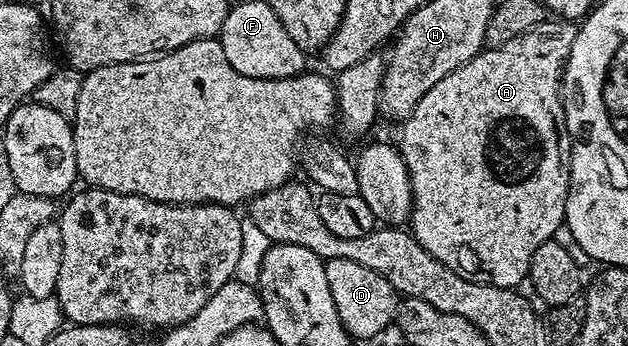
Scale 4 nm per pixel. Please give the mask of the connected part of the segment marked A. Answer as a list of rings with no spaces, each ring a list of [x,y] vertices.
[[[549,19],[540,29],[532,29],[530,33],[519,35],[515,39],[511,39],[502,45],[494,45],[492,47],[482,48],[476,57],[472,57],[467,63],[463,63],[463,67],[459,67],[455,71],[451,71],[451,75],[447,75],[443,79],[439,79],[439,83],[435,83],[435,87],[431,87],[431,91],[427,91],[427,95],[423,95],[423,99],[419,99],[419,103],[415,107],[415,111],[411,111],[411,115],[405,118],[401,129],[401,141],[399,140],[399,148],[401,158],[405,161],[405,166],[409,172],[409,182],[411,183],[411,191],[413,192],[413,211],[411,214],[411,232],[413,237],[423,247],[423,251],[427,251],[435,259],[439,259],[439,263],[443,263],[443,267],[447,267],[451,271],[455,271],[455,275],[463,275],[463,279],[471,279],[471,283],[483,283],[491,287],[503,287],[504,289],[517,289],[521,280],[528,278],[529,268],[531,267],[531,255],[535,255],[535,251],[539,251],[539,247],[543,247],[543,243],[553,240],[556,228],[565,224],[565,204],[567,203],[567,195],[569,194],[569,132],[565,126],[565,107],[563,104],[563,70],[566,61],[569,59],[569,52],[575,43],[575,35],[577,34],[579,25],[576,21],[566,21],[564,19]]]

